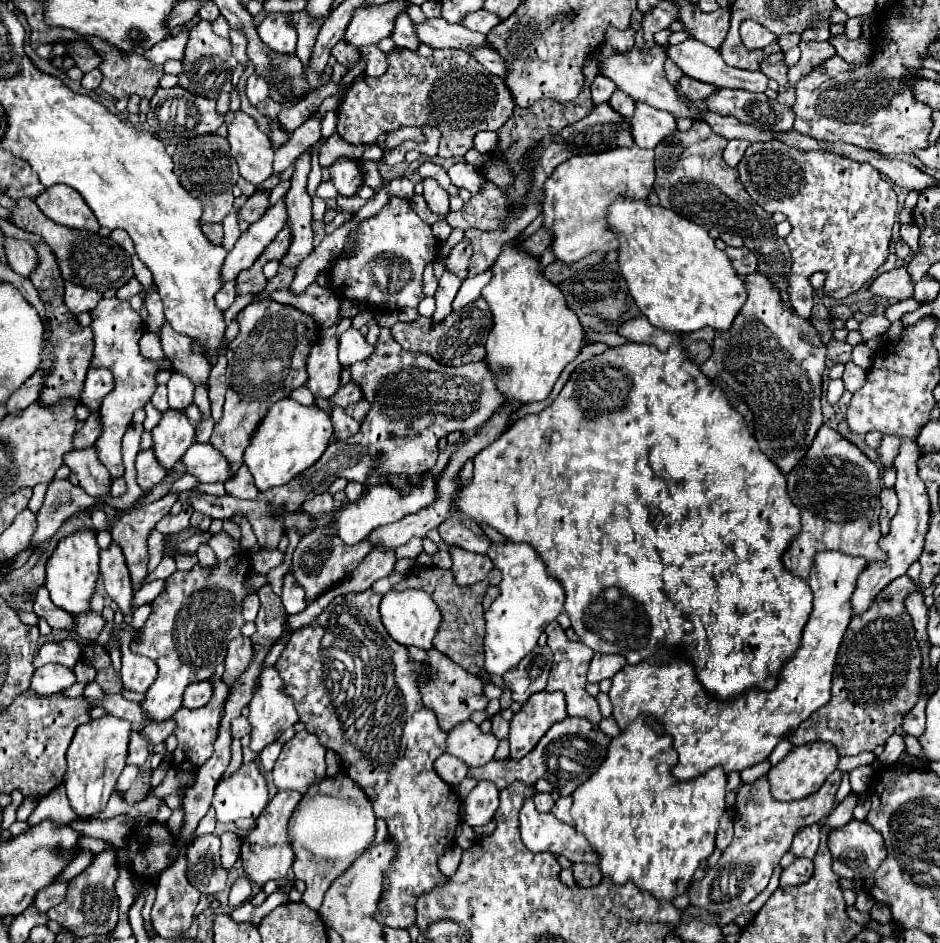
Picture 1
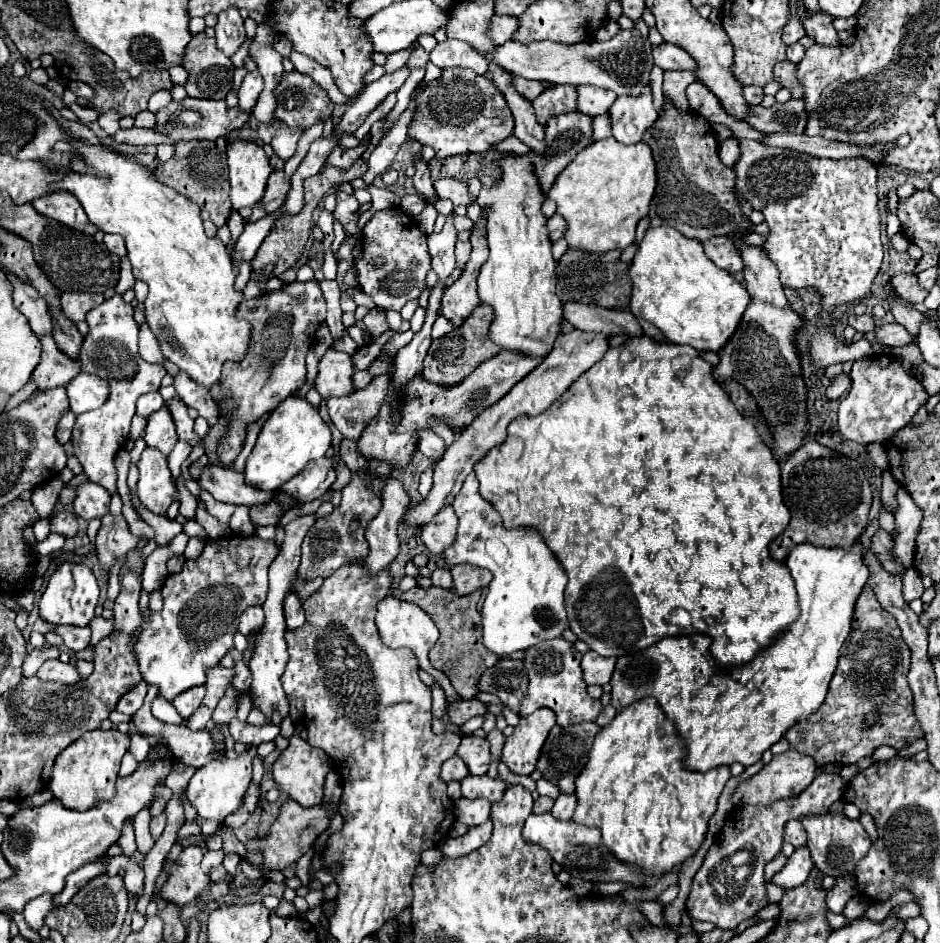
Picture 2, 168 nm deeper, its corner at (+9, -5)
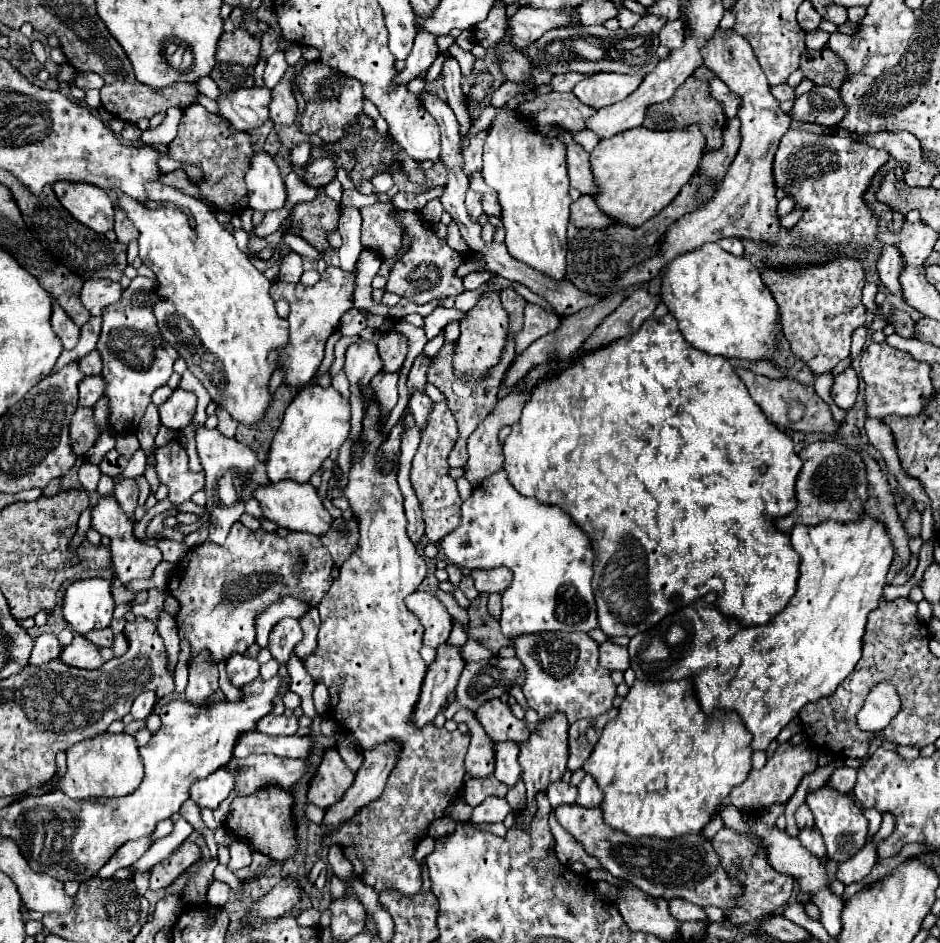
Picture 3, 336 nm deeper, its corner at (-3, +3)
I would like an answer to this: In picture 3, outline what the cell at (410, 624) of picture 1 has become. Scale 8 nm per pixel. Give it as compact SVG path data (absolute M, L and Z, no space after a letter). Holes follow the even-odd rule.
M414 592L406 598L406 608L420 620L424 628L424 644L438 648L448 640L452 620L446 608L430 592Z

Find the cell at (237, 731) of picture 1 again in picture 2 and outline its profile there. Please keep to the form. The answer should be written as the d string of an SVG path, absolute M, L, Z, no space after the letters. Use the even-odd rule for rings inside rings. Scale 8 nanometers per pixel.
M238 718L230 720L230 734L234 738L234 742L240 744L250 744L250 746L258 746L262 742L270 742L280 734L280 726L276 724L264 724L264 726L250 726L246 722L240 722Z

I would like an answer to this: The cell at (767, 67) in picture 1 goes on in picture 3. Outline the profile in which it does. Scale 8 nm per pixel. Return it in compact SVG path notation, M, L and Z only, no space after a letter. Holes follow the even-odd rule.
M828 48L822 50L806 50L800 56L800 70L808 80L816 86L832 86L838 88L844 80L844 64L830 52Z

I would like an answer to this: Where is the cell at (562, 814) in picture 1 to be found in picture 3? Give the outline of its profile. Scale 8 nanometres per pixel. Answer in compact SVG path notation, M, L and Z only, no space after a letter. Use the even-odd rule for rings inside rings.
M586 774L584 780L578 784L576 804L584 808L594 808L594 806L600 806L600 802L602 802L602 792L598 790L598 784L594 782L594 778Z

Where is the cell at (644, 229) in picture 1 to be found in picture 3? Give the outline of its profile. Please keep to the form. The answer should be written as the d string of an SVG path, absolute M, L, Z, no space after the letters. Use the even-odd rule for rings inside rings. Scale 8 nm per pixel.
M706 242L706 244L702 244L700 248L696 248L696 250L692 250L692 252L678 254L674 260L670 260L668 264L664 264L664 268L658 272L658 276L660 276L660 280L662 280L662 284L660 284L660 298L662 298L662 302L666 304L668 312L678 320L678 328L680 328L680 332L684 334L684 338L686 338L690 344L694 344L698 350L704 350L704 352L708 352L708 354L720 354L720 356L724 356L724 358L744 358L744 360L760 360L760 358L768 358L768 356L770 356L770 352L772 352L772 348L774 348L774 340L776 340L776 336L774 336L774 322L776 322L776 312L778 312L778 308L776 308L774 298L772 298L772 292L770 292L770 290L766 288L766 284L762 282L760 272L758 272L746 258L730 256L730 254L726 254L718 244Z

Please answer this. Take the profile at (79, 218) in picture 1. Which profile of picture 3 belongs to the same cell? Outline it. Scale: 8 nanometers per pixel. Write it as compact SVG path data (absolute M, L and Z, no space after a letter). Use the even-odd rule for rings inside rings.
M58 182L54 184L54 194L62 206L88 228L102 234L114 228L114 206L102 188L80 182Z

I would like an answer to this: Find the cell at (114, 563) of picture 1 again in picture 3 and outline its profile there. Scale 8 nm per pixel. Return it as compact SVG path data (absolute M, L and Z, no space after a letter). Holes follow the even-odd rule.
M122 480L120 484L116 484L114 494L116 494L116 500L120 502L122 510L126 512L126 516L132 520L132 524L138 524L134 520L134 510L138 506L138 486L136 486L136 482L134 480Z

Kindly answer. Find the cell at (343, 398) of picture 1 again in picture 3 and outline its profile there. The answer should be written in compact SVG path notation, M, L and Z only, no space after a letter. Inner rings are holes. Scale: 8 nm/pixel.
M386 332L378 340L378 354L382 356L384 368L382 372L398 372L404 364L406 352L408 352L408 340L406 336L400 336L398 332Z

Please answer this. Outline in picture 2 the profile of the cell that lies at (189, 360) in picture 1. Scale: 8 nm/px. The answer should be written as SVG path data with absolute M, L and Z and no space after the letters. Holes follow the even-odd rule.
M180 372L176 378L174 378L174 388L176 392L180 394L180 398L190 406L190 408L196 408L198 414L202 418L206 418L208 426L214 426L220 412L218 412L218 406L216 402L212 400L210 392L204 388L204 386L198 386L194 384L184 372Z

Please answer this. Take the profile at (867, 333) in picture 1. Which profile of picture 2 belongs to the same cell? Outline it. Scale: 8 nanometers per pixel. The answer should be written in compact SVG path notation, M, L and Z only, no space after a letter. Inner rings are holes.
M900 324L878 326L876 338L888 346L908 346L908 344L916 342L916 336L910 336L910 332L906 332L906 328L902 328Z

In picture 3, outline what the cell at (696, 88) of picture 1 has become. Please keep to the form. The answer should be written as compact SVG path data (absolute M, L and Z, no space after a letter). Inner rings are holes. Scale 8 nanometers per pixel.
M712 78L712 80L710 80L710 94L712 94L714 100L718 100L718 102L722 104L724 114L726 114L728 118L734 118L734 116L736 116L738 96L734 96L734 94L726 88L726 84L724 84L722 80L718 80L718 78Z

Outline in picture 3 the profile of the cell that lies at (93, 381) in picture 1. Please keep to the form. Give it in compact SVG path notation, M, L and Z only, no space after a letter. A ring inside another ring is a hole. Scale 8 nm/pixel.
M84 376L80 382L80 406L94 406L104 396L104 376Z

